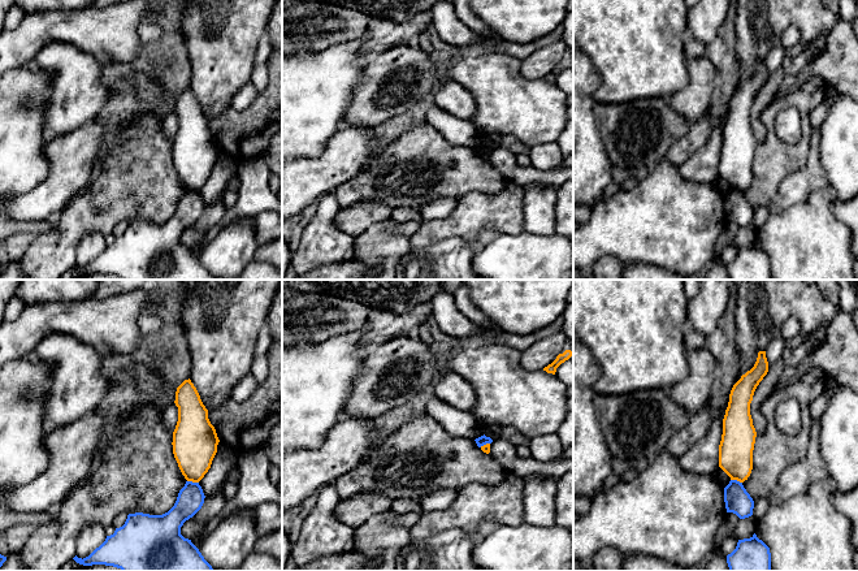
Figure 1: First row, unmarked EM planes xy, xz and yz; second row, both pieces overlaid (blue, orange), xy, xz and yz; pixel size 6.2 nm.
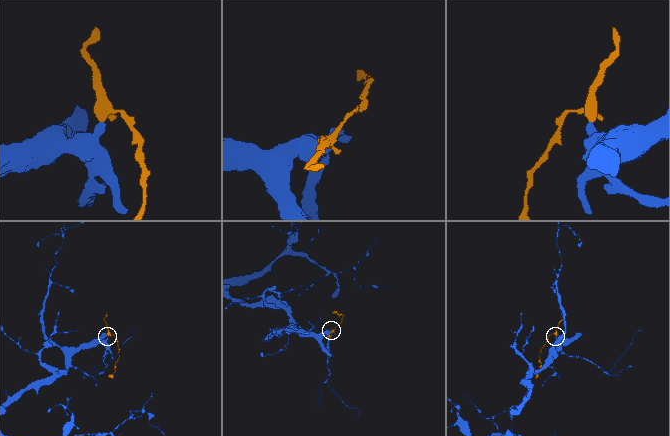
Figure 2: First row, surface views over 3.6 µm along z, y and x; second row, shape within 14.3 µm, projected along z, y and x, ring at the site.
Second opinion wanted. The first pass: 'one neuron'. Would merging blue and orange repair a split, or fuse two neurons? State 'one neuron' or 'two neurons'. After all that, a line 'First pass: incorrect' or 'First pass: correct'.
two neurons
First pass: incorrect

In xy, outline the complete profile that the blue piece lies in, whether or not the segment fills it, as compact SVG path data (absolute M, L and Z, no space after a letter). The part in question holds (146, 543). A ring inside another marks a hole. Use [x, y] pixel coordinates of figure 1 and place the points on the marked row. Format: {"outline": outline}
{"outline": "M186 481L168 512L129 514L125 524L88 557L73 559L122 571L214 571L191 540L181 535L181 527L202 509L204 498L199 483Z"}

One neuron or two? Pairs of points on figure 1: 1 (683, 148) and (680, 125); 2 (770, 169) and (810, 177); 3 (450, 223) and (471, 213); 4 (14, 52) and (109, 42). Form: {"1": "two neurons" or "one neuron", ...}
{"1": "two neurons", "2": "two neurons", "3": "one neuron", "4": "one neuron"}

